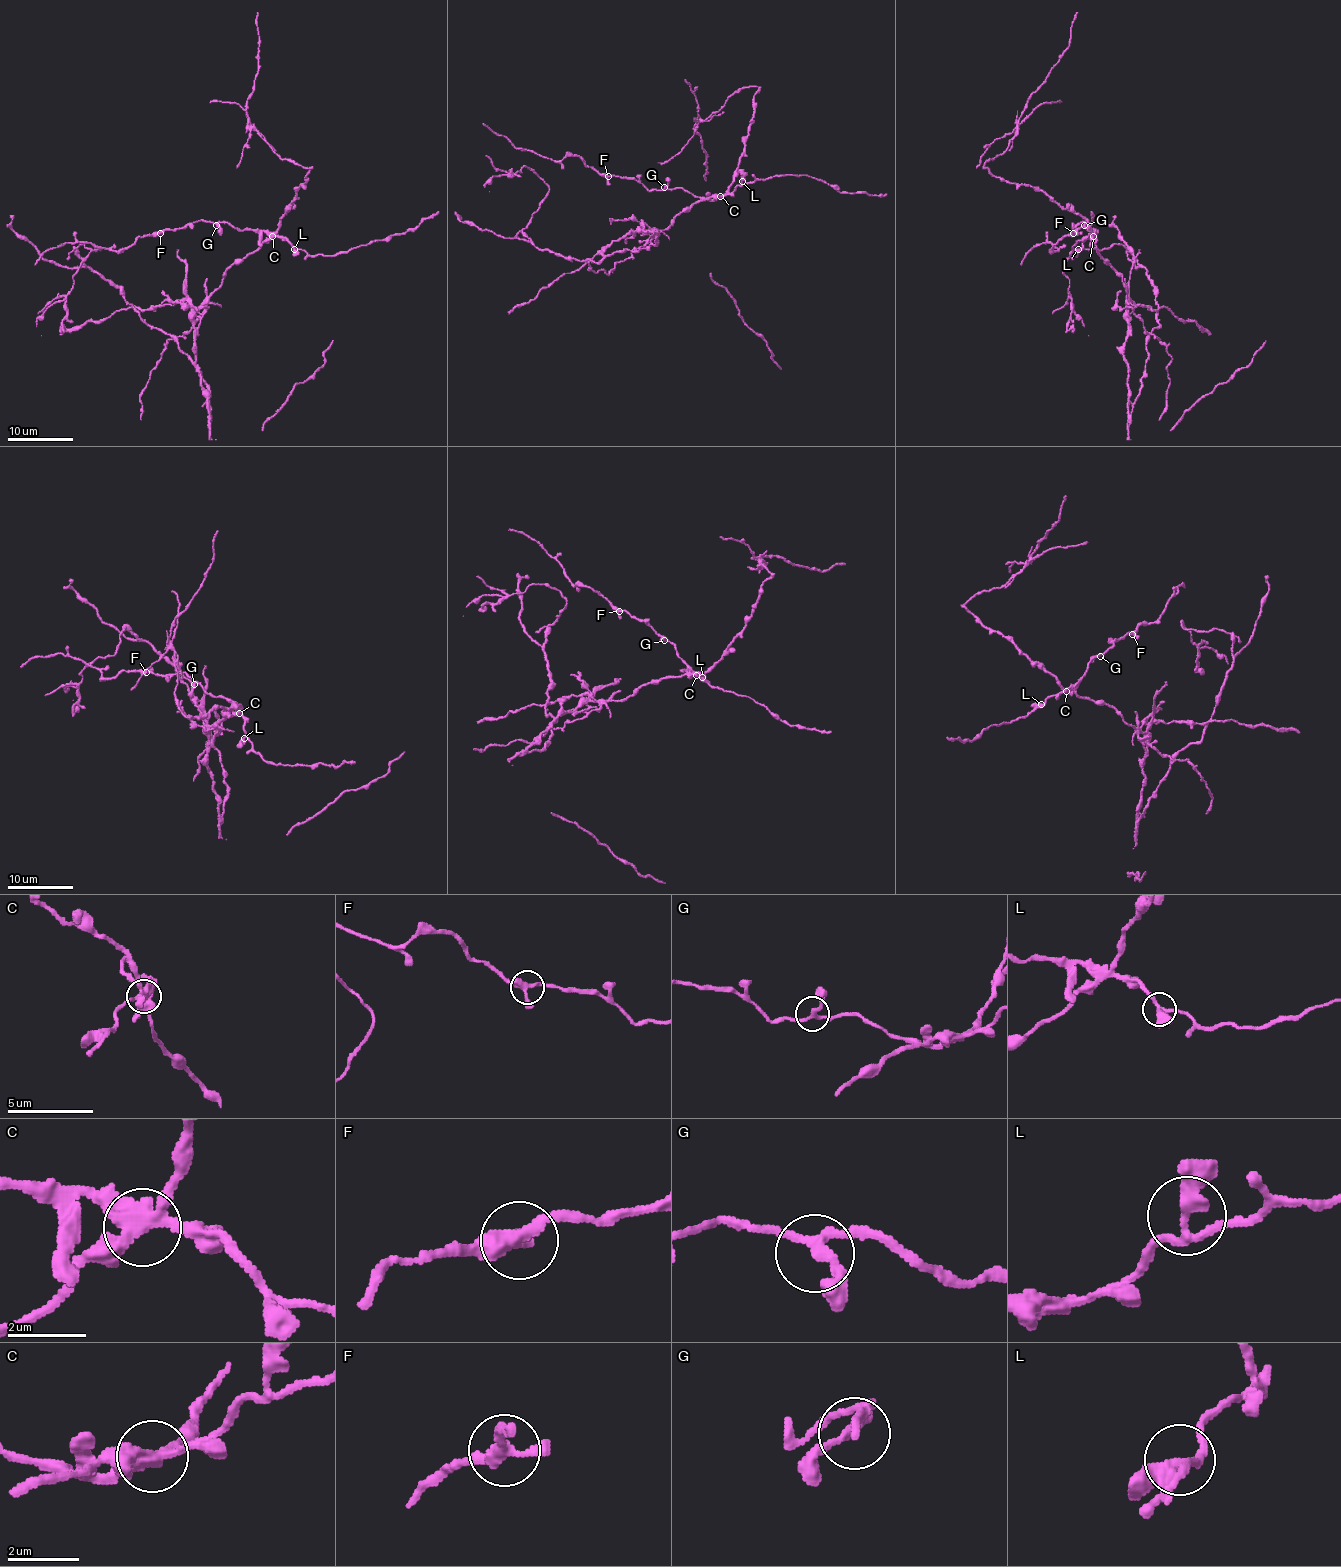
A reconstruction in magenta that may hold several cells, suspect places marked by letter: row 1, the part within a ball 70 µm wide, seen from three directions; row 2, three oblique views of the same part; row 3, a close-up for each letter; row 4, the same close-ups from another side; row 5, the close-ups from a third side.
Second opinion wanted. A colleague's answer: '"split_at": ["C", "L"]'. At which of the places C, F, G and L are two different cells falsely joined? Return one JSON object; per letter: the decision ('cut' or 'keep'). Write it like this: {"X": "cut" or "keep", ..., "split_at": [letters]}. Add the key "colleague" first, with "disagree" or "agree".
{"colleague": "disagree", "C": "cut", "F": "keep", "G": "keep", "L": "keep", "split_at": ["C"]}

